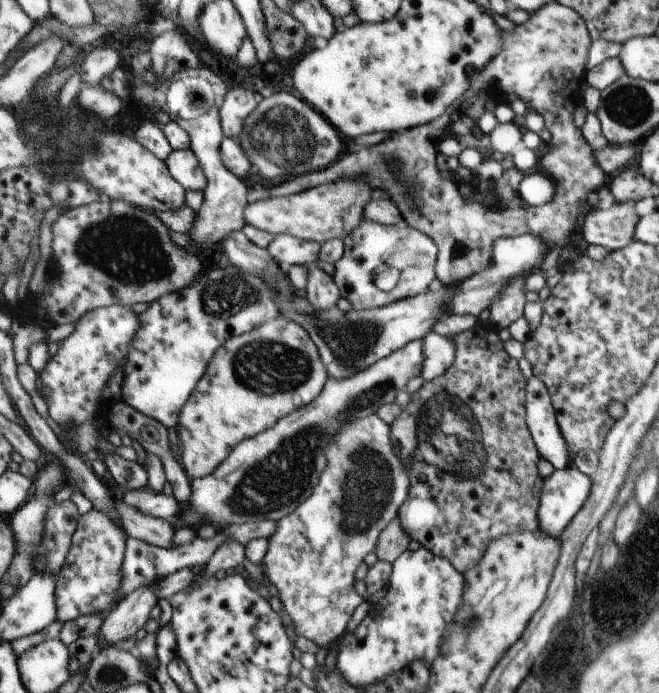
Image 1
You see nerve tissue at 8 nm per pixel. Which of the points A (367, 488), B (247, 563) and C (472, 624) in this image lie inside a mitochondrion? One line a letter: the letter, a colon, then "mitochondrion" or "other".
A: mitochondrion
B: other
C: mitochondrion

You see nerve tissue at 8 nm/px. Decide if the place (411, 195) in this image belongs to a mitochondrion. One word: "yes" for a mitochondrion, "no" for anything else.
yes

